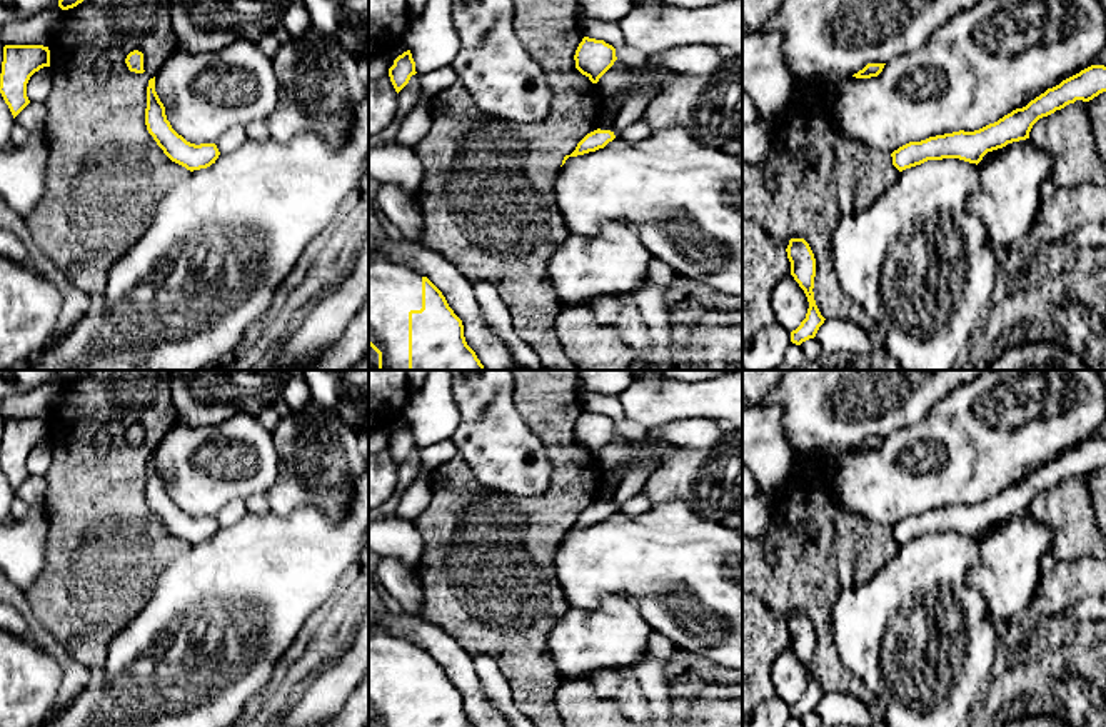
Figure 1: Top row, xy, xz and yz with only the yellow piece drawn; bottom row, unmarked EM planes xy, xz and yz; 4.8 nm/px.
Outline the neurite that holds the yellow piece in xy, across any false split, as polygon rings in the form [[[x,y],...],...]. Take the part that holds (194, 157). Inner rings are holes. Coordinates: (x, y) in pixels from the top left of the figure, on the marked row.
[[[155,77],[148,80],[147,87],[145,125],[163,153],[190,172],[210,167],[220,155],[215,143],[190,143],[172,128],[155,92]]]

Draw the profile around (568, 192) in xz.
[[[687,125],[659,128],[639,142],[616,137],[604,148],[569,157],[554,190],[569,233],[594,237],[611,220],[646,225],[642,243],[677,275],[742,297],[742,162],[701,143]]]

